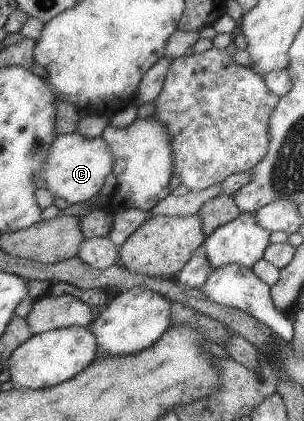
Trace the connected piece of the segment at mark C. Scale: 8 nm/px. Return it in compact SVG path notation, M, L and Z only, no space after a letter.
M76 132L59 136L52 143L42 178L56 197L66 200L68 205L73 205L98 196L114 168L115 156L103 136L88 138Z

